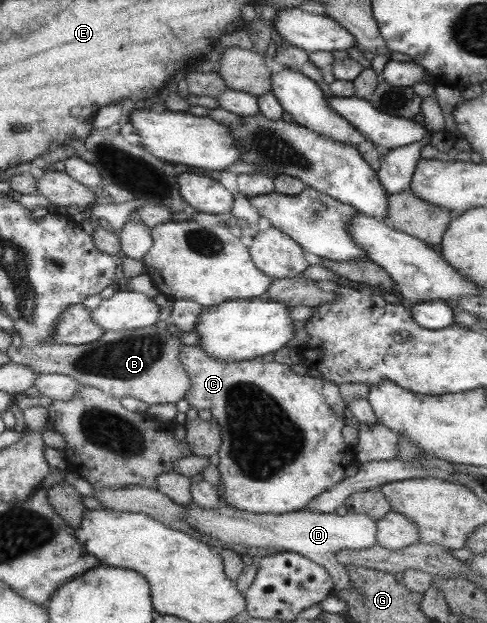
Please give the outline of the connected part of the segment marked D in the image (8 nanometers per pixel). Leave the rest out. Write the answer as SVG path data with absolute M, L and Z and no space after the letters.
M195 502L183 504L187 514L185 521L203 533L205 537L213 537L221 543L245 544L249 547L275 547L284 551L295 552L323 567L335 583L335 590L349 588L349 575L345 567L335 561L334 553L343 548L361 550L376 545L376 521L365 514L348 511L340 516L335 513L317 513L299 510L285 514L257 514L239 511L225 504L217 508L201 508Z

